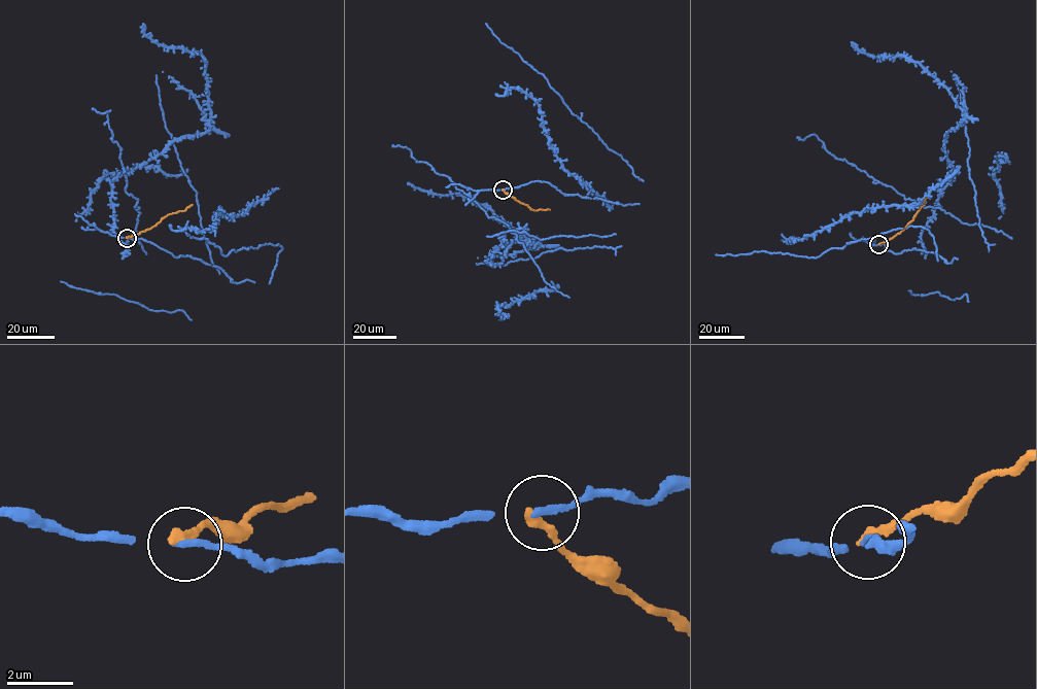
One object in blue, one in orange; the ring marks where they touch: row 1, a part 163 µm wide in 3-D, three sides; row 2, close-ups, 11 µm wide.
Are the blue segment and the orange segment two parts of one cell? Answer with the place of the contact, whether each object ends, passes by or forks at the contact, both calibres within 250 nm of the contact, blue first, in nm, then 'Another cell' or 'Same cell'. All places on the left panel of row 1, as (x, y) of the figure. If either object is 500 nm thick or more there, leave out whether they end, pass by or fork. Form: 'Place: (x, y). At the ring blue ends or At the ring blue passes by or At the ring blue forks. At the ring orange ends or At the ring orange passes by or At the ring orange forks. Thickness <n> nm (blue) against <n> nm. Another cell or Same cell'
Place: (127, 238). At the ring blue ends. At the ring orange ends. Thickness 220 nm (blue) against 320 nm. Another cell

